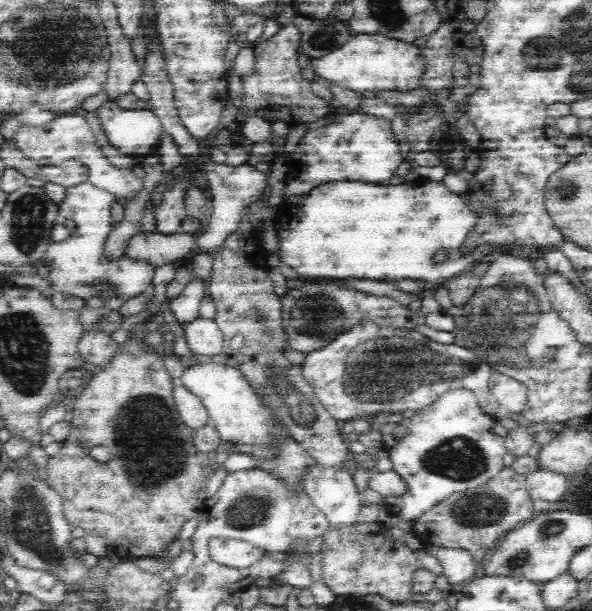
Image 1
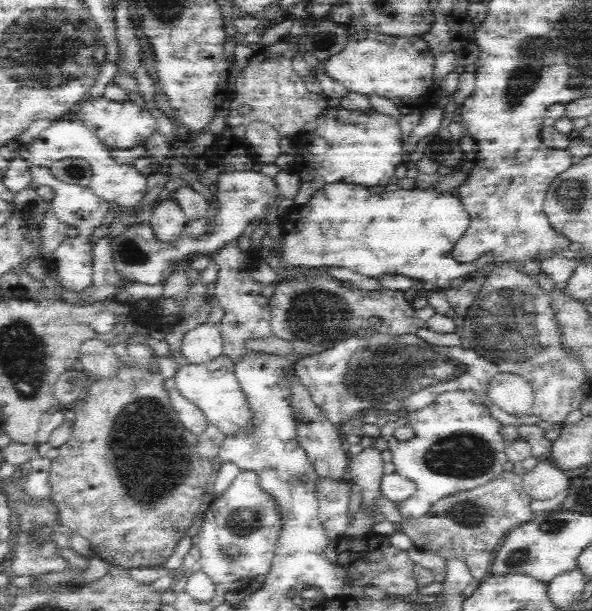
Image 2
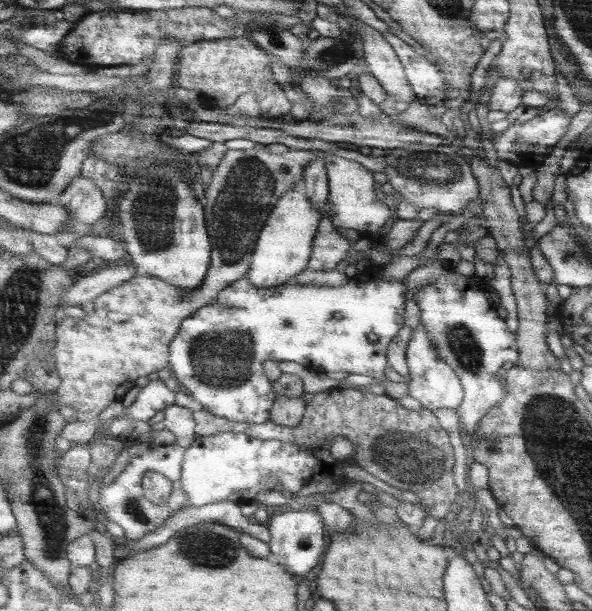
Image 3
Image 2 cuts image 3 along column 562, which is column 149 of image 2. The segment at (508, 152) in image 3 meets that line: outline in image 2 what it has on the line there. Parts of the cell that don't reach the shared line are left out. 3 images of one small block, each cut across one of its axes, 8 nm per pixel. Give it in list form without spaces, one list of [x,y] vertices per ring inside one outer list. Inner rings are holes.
[[[84,100],[82,108],[78,106],[76,112],[72,116],[78,116],[80,122],[84,126],[88,126],[96,138],[100,138],[100,142],[110,148],[110,150],[120,150],[120,148],[136,148],[136,146],[144,146],[148,142],[148,138],[152,136],[154,130],[158,130],[158,122],[154,120],[154,116],[150,114],[148,108],[144,106],[136,106],[134,102],[112,102],[112,100]]]

